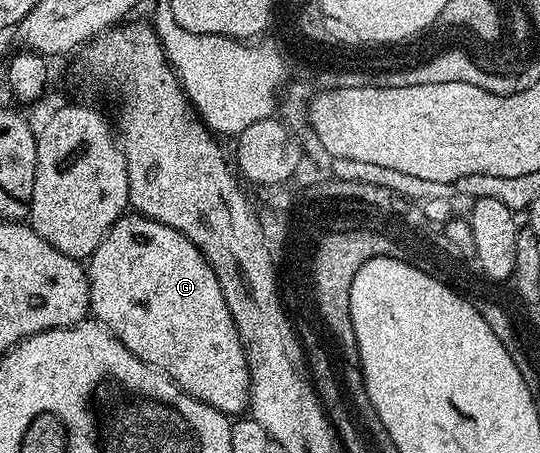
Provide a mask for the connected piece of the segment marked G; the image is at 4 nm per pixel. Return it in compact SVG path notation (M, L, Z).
M124 215L88 257L88 275L93 319L124 342L136 358L166 373L192 398L231 418L247 411L250 403L250 367L246 361L246 348L228 310L228 302L213 265L206 261L205 254L187 236L150 216Z

